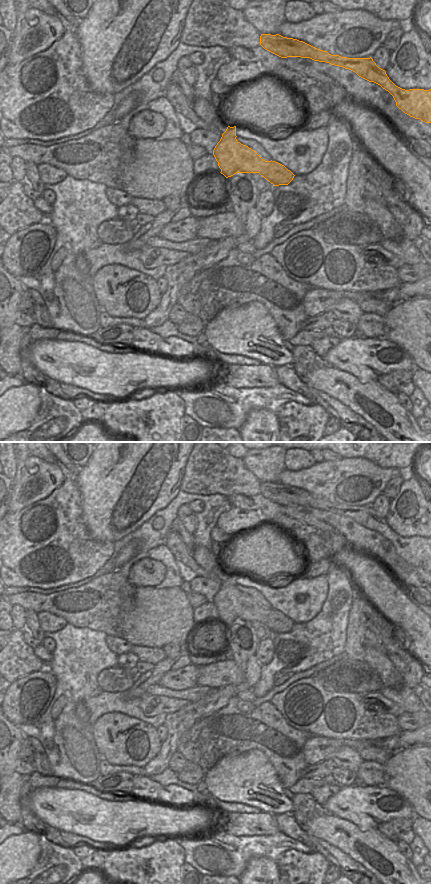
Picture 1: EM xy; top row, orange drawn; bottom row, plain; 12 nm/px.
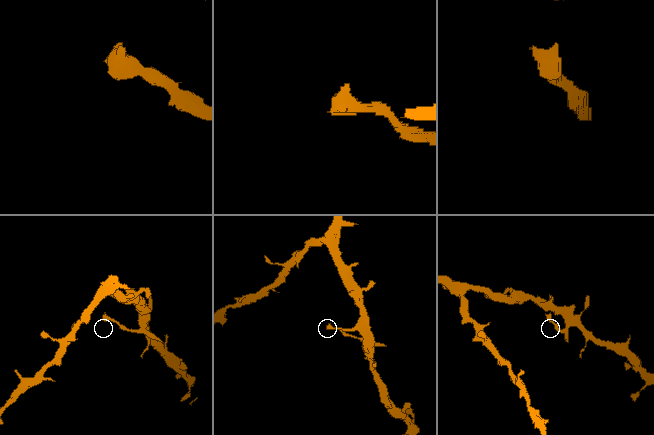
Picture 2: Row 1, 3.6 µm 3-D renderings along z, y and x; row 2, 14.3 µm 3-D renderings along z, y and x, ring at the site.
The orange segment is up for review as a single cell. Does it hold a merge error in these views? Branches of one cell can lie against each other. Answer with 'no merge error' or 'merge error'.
no merge error

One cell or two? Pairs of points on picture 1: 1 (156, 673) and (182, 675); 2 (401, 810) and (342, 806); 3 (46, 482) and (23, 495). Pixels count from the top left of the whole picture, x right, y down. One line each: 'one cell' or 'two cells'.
1: two cells
2: one cell
3: one cell

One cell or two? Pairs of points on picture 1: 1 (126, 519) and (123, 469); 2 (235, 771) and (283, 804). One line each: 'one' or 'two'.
1: one
2: one

